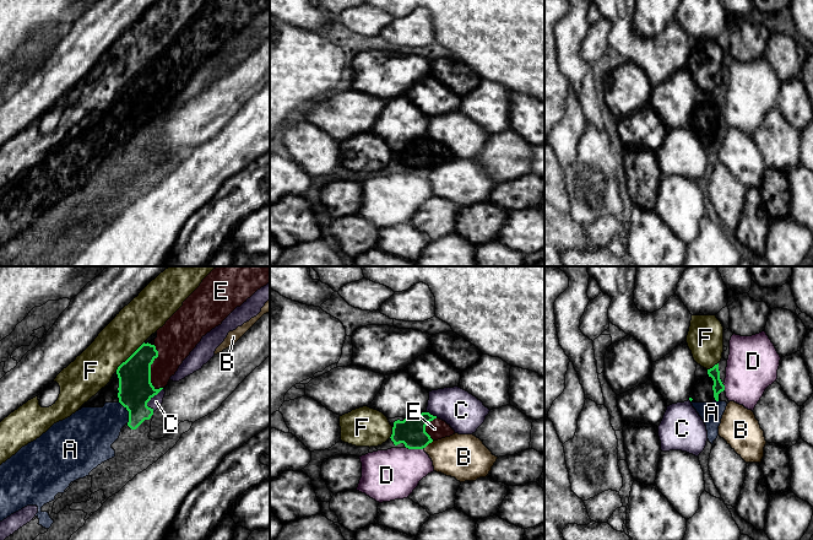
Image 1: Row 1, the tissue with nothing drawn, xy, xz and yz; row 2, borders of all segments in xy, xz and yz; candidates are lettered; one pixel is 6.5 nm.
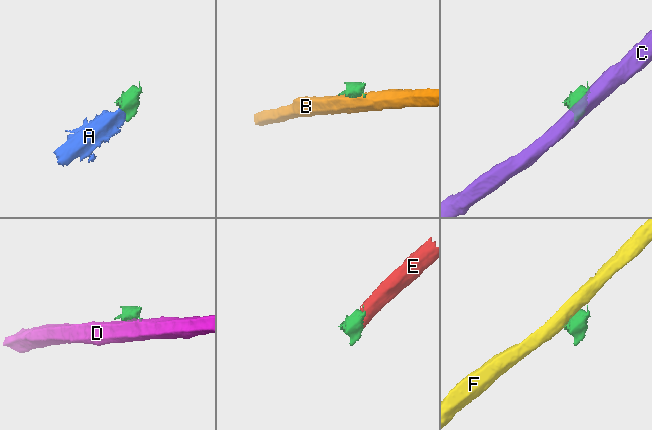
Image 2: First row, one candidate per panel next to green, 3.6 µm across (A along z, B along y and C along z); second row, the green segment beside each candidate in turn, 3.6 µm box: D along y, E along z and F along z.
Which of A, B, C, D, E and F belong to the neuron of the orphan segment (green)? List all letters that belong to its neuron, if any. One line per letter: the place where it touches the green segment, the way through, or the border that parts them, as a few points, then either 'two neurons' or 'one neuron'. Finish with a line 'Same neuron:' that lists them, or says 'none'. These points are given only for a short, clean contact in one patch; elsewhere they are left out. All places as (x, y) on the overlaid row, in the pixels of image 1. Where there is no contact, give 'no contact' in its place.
A: xy (129, 412) | across xy (135, 389), (133, 408), (129, 412), (120, 412), (95, 428) | one neuron
B: xz (427, 444) | two neurons
C: xy (150, 399) | two neurons
D: xz (415, 448) | along xz (406, 447), (422, 449) | two neurons
E: xy (150, 368) | across xy (135, 389), (140, 378), (150, 368), (175, 340) | one neuron
F: xy (130, 356) | along xy (144, 341), (115, 371) | two neurons
Same neuron: A, E

